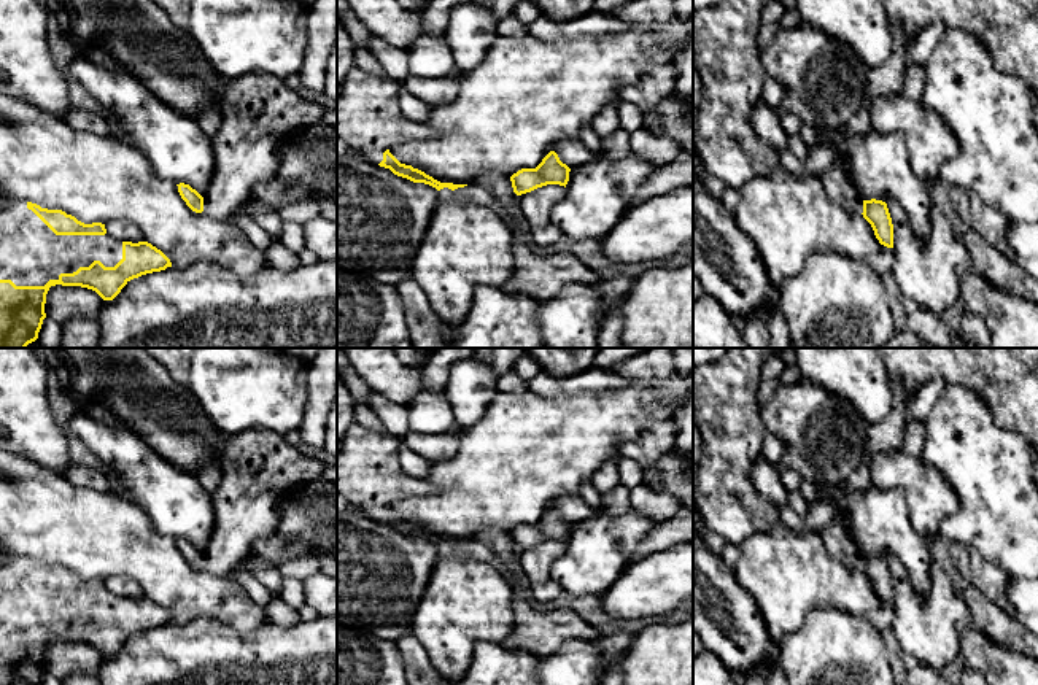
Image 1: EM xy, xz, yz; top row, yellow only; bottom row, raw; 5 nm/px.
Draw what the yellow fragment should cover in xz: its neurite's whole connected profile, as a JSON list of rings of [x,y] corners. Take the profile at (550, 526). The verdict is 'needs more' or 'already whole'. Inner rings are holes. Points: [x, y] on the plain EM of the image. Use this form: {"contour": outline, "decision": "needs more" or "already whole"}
{"contour": [[[566,494],[555,501],[536,524],[521,524],[510,532],[517,551],[531,548],[547,540],[564,542],[574,523],[587,521],[602,513],[590,507],[579,494]]], "decision": "needs more"}

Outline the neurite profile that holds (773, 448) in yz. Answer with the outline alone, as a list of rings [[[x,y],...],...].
[[[766,432],[761,456],[773,466],[782,461],[784,447],[782,443],[771,434]]]

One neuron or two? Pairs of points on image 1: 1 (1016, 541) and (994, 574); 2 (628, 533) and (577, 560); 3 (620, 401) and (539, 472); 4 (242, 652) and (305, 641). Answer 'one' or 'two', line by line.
1: two
2: one
3: one
4: one

